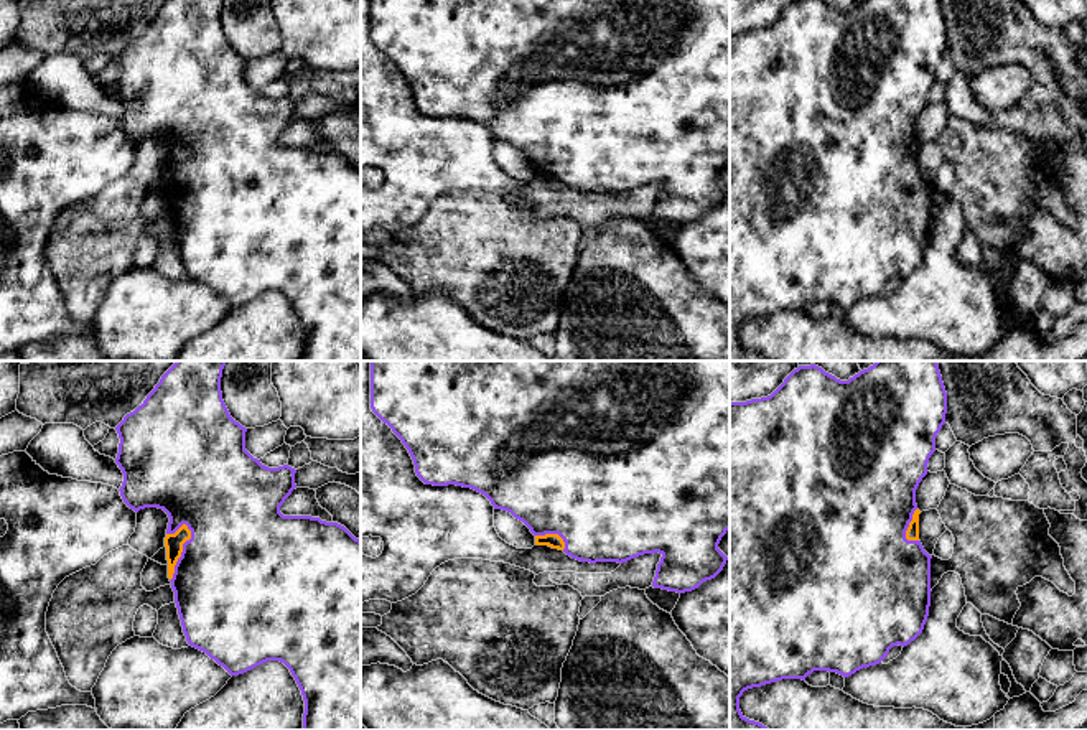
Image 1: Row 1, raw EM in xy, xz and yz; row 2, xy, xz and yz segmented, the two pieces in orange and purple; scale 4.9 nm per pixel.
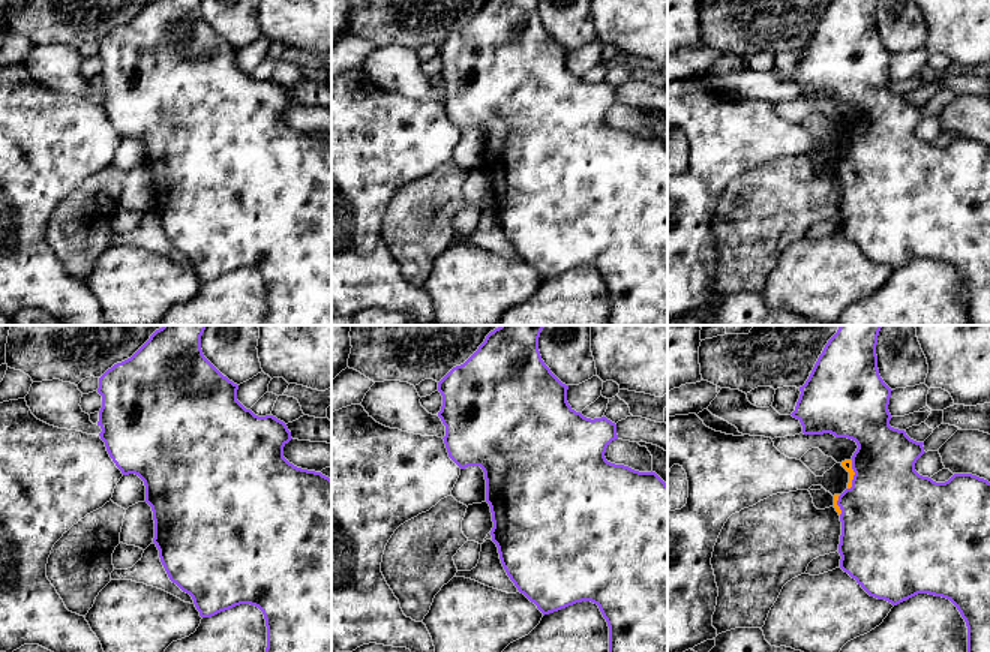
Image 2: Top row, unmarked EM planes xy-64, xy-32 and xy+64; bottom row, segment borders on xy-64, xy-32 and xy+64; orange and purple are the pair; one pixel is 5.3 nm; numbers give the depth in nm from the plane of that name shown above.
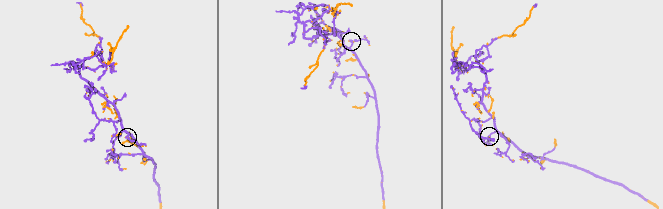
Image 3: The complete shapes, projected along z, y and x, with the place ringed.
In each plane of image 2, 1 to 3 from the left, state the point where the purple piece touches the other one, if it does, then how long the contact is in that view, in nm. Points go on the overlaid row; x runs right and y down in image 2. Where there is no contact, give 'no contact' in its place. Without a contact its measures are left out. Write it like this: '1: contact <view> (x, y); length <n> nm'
1: no contact
2: no contact
3: contact xy+64 (854, 474); length 160 nm

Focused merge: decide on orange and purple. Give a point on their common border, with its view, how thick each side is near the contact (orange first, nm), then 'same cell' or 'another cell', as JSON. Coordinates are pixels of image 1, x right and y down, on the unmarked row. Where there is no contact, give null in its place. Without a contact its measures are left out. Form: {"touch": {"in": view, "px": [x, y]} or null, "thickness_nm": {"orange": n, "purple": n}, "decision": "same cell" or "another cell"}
{"touch": {"in": "xy", "px": [181, 182]}, "thickness_nm": {"orange": 90, "purple": 500}, "decision": "same cell"}

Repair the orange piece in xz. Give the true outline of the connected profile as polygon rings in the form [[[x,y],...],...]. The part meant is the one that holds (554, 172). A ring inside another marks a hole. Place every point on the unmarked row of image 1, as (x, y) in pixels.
[[[371,0],[371,40],[402,71],[425,115],[456,115],[484,125],[494,140],[522,152],[537,176],[590,194],[623,194],[659,183],[652,218],[677,224],[715,209],[728,191],[718,175],[730,160],[730,0]]]

